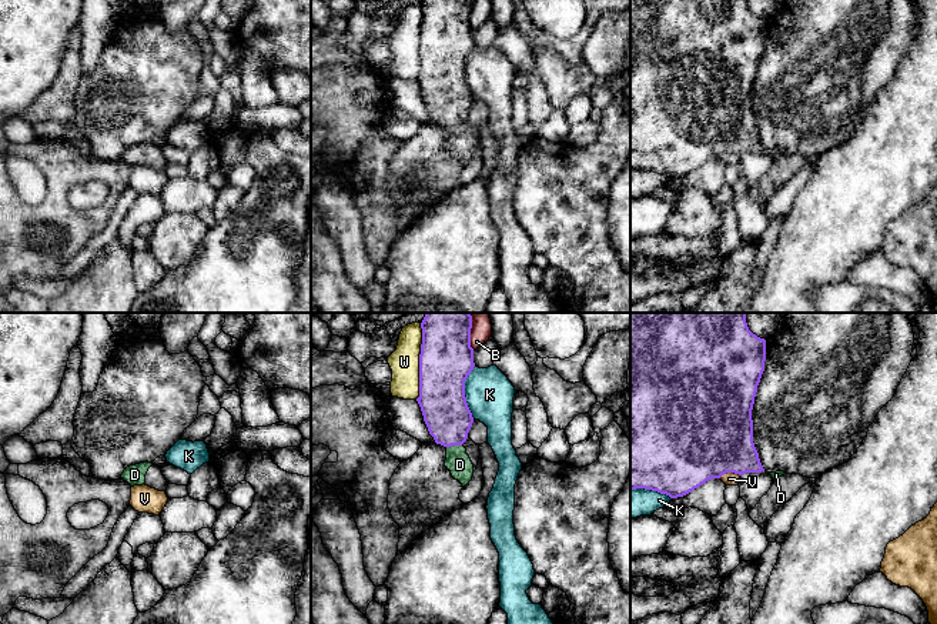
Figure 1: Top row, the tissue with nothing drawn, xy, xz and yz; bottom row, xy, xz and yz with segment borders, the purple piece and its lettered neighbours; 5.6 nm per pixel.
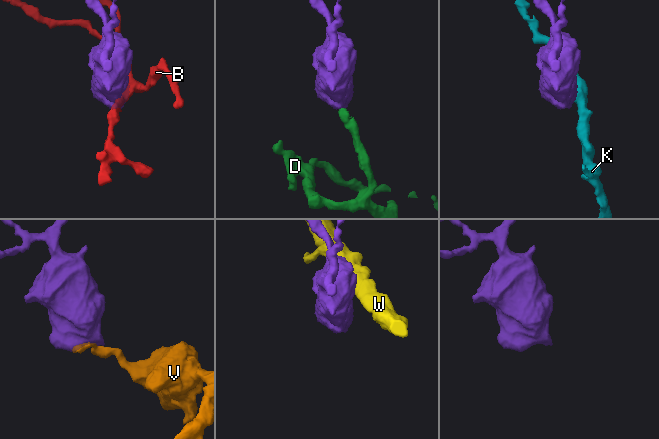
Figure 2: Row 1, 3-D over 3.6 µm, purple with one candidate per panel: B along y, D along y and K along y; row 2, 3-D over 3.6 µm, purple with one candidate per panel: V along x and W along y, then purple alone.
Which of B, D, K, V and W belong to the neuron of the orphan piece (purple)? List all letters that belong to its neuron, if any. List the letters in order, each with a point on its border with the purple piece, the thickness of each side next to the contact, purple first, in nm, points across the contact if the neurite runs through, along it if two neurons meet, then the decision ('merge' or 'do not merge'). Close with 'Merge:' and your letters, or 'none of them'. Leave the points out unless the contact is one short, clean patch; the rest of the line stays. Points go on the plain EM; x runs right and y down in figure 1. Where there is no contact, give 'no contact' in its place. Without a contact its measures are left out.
B: contact xz (469, 14); calibres 300 and 120 nm; do not merge
D: contact xz (454, 124); calibres 260 and 140 nm; way xz (442, 82), (454, 124), (459, 144); merge
K: contact xz (464, 72); calibres 300 and 280 nm; do not merge
V: contact yz (729, 152); calibres 500 and 80 nm; do not merge
W: contact xz (420, 42); calibres 300 and 170 nm; do not merge
Merge: D

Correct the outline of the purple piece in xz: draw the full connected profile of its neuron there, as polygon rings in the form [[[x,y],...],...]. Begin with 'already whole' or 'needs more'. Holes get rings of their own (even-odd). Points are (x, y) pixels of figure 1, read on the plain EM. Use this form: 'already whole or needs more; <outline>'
needs more; [[[422,0],[419,77],[424,101],[436,124],[446,129],[445,147],[465,167],[473,144],[462,126],[473,97],[465,77],[465,60],[475,47],[472,0]]]

